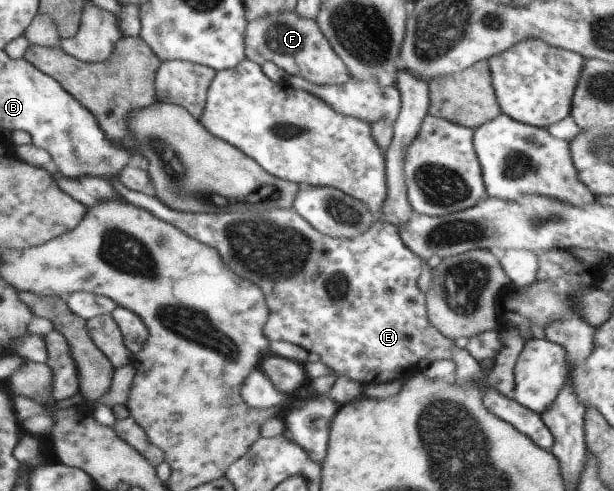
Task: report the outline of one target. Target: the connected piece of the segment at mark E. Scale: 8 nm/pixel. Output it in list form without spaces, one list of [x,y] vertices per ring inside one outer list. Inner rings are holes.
[[[120,175],[109,180],[124,201],[150,210],[186,235],[192,235],[194,239],[217,248],[224,263],[238,271],[238,275],[246,275],[247,280],[254,279],[252,282],[266,291],[265,299],[270,299],[270,323],[265,323],[265,326],[270,342],[283,341],[299,345],[308,353],[320,355],[321,361],[331,367],[335,375],[346,376],[366,386],[402,380],[406,375],[424,372],[439,359],[450,359],[455,363],[454,376],[458,384],[476,390],[480,402],[492,414],[518,428],[538,447],[550,451],[553,435],[544,425],[541,415],[490,387],[486,381],[485,366],[466,350],[457,350],[453,339],[442,335],[429,324],[424,311],[424,291],[418,289],[421,259],[402,243],[400,235],[389,223],[378,220],[366,233],[349,241],[348,238],[333,238],[319,232],[294,208],[268,212],[181,212],[168,207],[156,195],[150,197],[128,189],[120,181]]]

